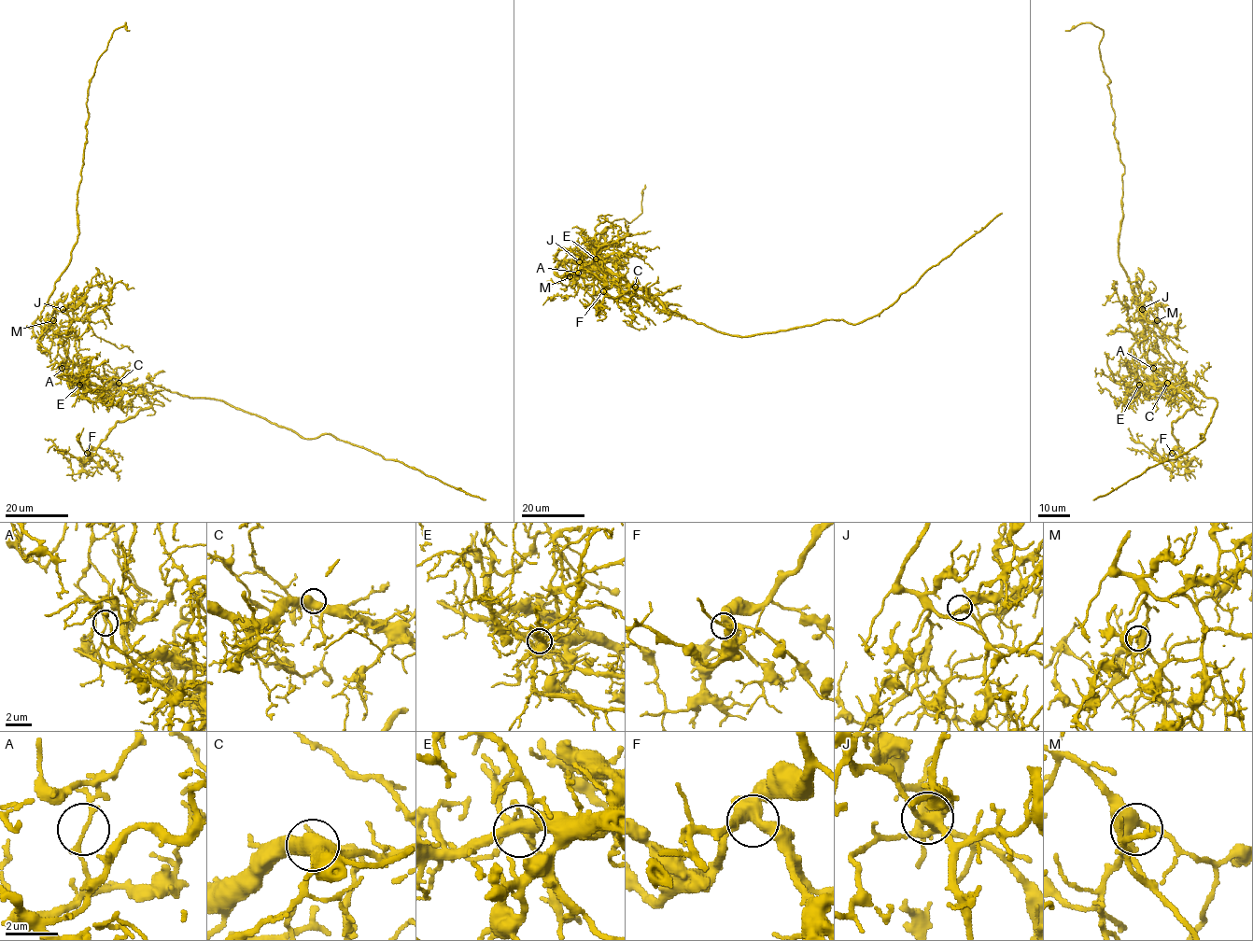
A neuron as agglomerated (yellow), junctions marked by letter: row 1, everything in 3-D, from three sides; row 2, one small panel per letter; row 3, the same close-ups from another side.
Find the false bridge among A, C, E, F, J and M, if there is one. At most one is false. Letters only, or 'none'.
A

